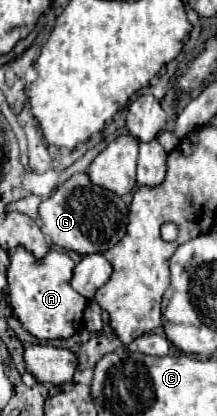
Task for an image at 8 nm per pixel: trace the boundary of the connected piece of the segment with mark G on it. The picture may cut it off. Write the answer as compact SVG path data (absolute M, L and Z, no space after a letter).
M74 174L70 180L60 184L52 196L40 204L40 220L44 236L66 250L74 250L82 256L100 252L118 244L126 234L128 226L128 208L120 196L114 192L92 184L88 174Z

